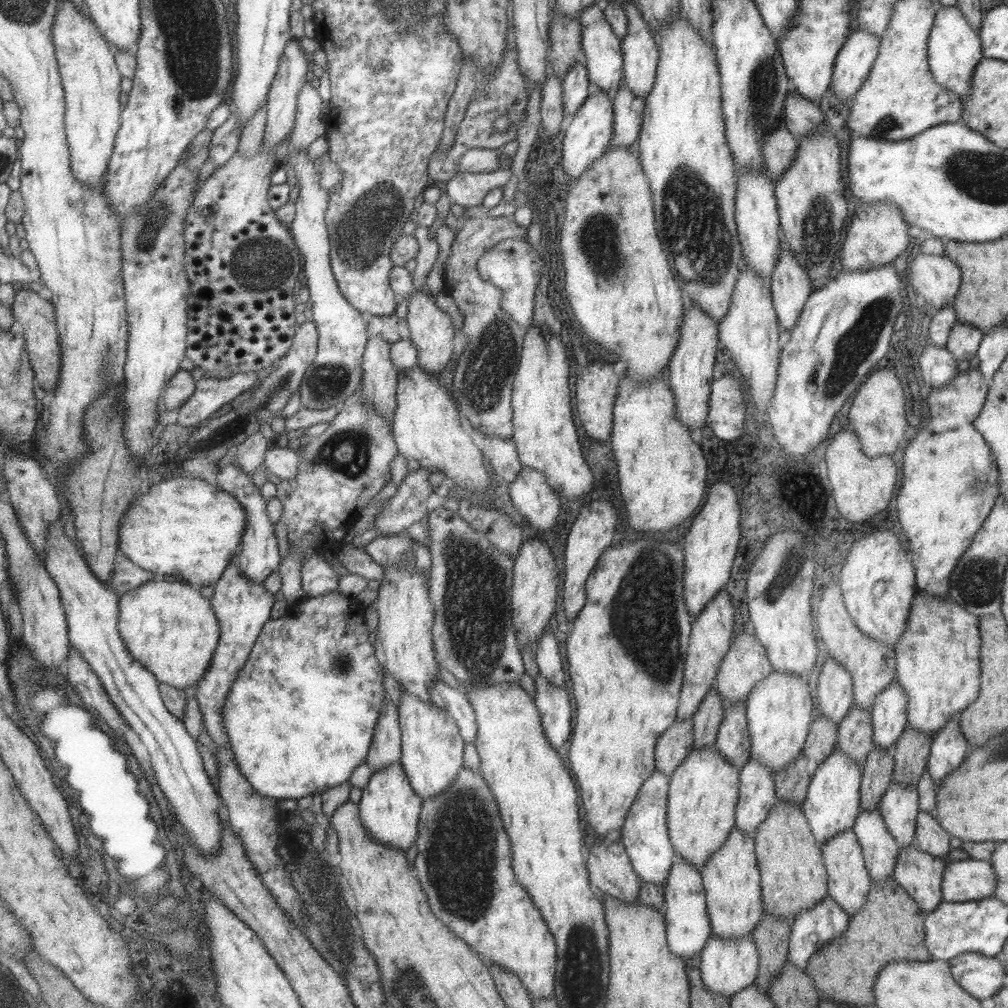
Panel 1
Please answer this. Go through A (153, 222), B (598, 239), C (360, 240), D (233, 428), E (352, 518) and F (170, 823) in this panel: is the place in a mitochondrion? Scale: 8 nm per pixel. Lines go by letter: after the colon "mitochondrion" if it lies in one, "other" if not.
A: mitochondrion
B: mitochondrion
C: mitochondrion
D: mitochondrion
E: other
F: other

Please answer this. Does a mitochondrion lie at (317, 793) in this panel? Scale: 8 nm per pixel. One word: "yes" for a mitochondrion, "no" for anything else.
no

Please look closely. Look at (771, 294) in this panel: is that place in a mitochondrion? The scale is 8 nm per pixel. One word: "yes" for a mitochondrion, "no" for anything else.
no

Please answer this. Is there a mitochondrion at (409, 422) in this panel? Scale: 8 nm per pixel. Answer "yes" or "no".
no

